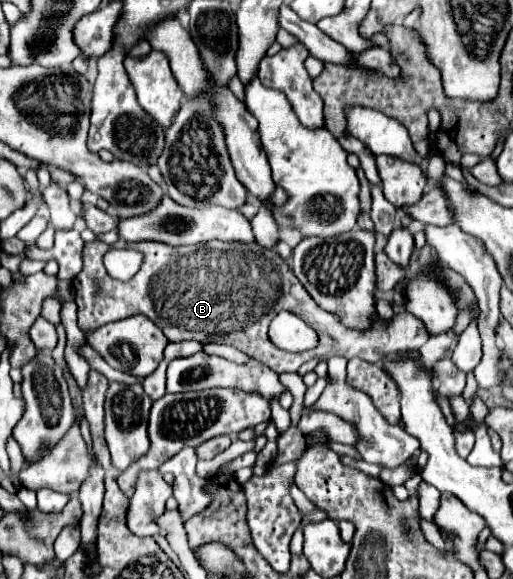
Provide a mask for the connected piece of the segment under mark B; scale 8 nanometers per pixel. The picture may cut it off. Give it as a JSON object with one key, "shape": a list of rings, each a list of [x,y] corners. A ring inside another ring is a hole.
{"shape":[[[102,241],[84,245],[84,269],[74,279],[78,325],[84,333],[104,323],[142,313],[164,331],[168,341],[196,339],[200,343],[210,343],[212,337],[218,335],[222,343],[244,351],[278,375],[284,371],[298,371],[298,367],[312,357],[330,359],[340,355],[346,359],[360,357],[368,363],[378,363],[382,357],[398,351],[416,351],[432,337],[418,317],[402,309],[394,311],[390,321],[376,315],[372,327],[366,331],[346,327],[338,315],[324,311],[314,303],[290,271],[288,263],[284,263],[276,251],[268,251],[258,243],[212,241],[206,245],[174,247],[160,241],[124,241],[124,245],[144,253],[144,263],[130,281],[112,279],[104,269],[102,257],[110,245]],[[282,309],[292,311],[318,333],[318,345],[314,349],[288,353],[274,347],[268,339],[266,325],[270,325],[274,315]]]}

